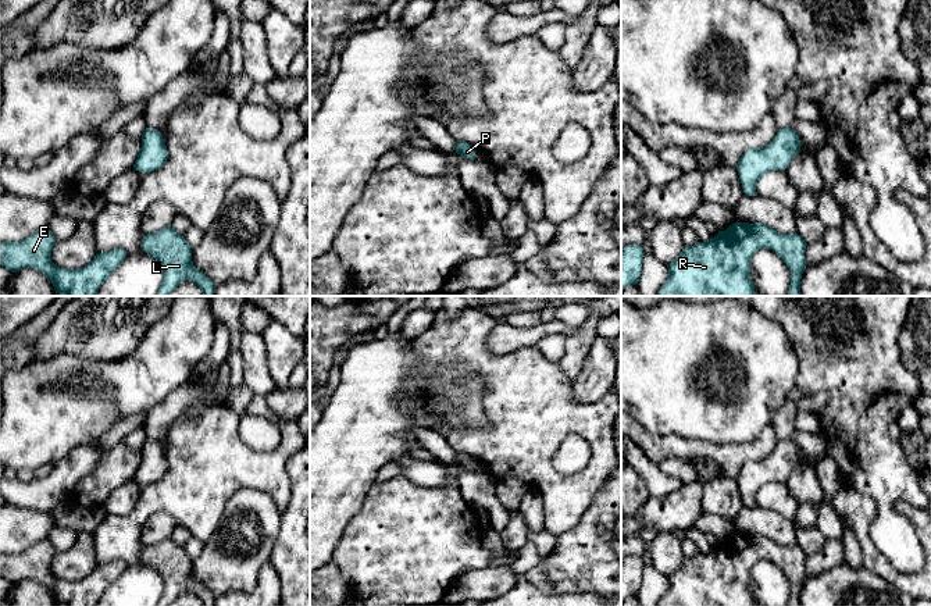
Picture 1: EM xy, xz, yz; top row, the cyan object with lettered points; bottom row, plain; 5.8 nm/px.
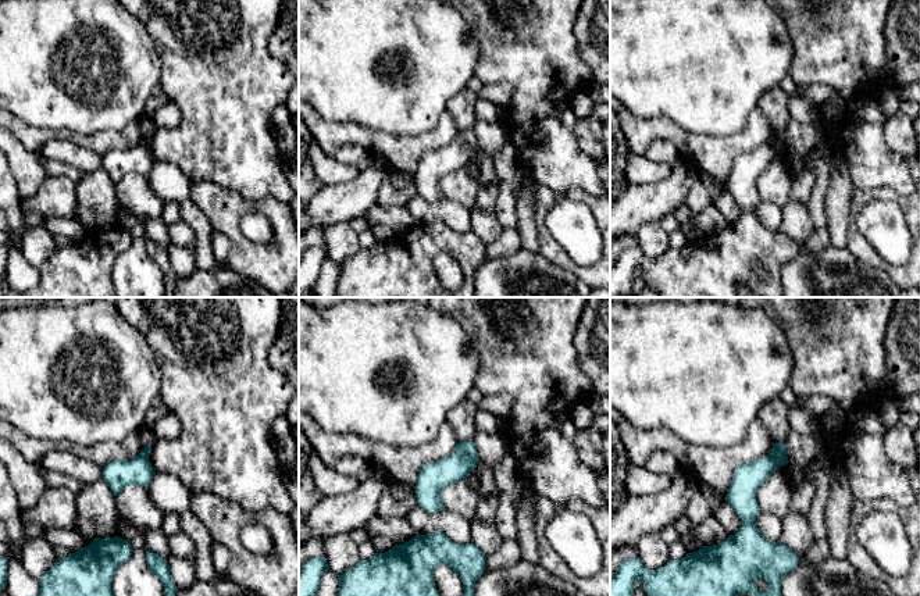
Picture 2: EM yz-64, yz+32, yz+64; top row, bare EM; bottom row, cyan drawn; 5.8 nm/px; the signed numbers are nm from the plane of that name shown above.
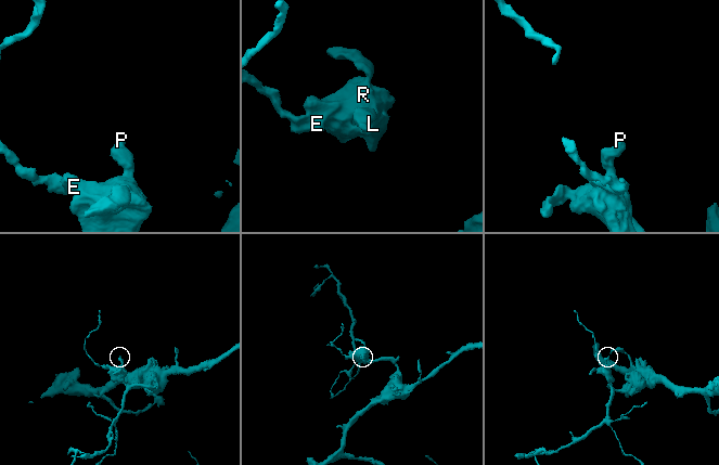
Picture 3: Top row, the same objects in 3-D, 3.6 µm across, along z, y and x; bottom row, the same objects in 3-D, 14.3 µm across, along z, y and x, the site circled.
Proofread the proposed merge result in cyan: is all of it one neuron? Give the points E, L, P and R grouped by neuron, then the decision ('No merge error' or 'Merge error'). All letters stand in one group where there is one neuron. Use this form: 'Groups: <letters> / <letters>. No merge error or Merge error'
Groups: E L P R. No merge error

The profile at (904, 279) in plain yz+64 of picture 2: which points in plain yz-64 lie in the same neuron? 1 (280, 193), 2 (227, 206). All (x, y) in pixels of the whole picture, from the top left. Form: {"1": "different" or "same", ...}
{"1": "different", "2": "same"}

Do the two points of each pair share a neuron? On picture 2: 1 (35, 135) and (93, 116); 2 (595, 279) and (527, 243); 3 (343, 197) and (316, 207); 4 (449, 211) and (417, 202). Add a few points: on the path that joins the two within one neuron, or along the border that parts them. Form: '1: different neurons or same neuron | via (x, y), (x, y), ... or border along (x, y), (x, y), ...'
1: different neurons | border along (22, 121), (36, 127), (68, 128), (86, 135)
2: different neurons | border along (534, 217), (538, 250)
3: same neuron | via (337, 203), (323, 207)
4: same neuron | via (441, 210), (425, 210)

